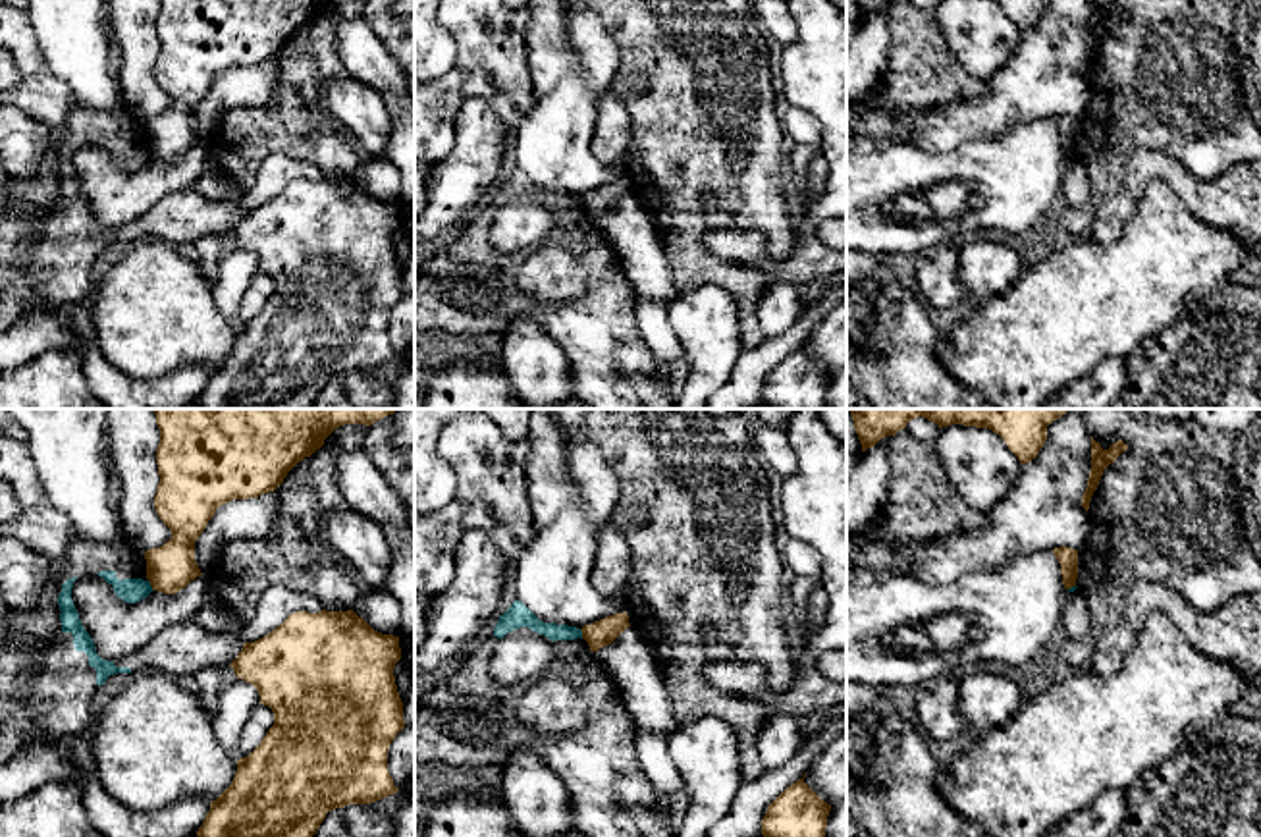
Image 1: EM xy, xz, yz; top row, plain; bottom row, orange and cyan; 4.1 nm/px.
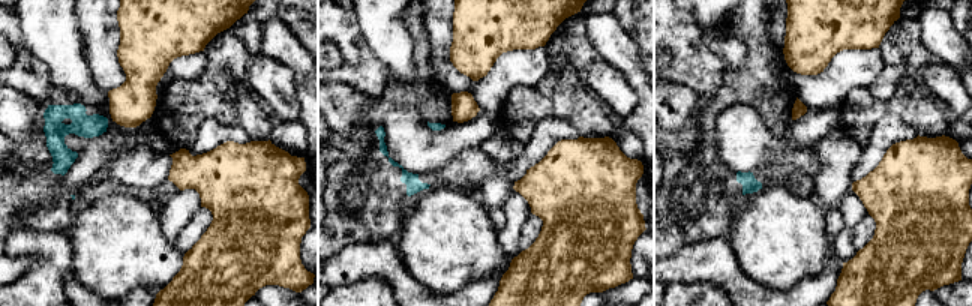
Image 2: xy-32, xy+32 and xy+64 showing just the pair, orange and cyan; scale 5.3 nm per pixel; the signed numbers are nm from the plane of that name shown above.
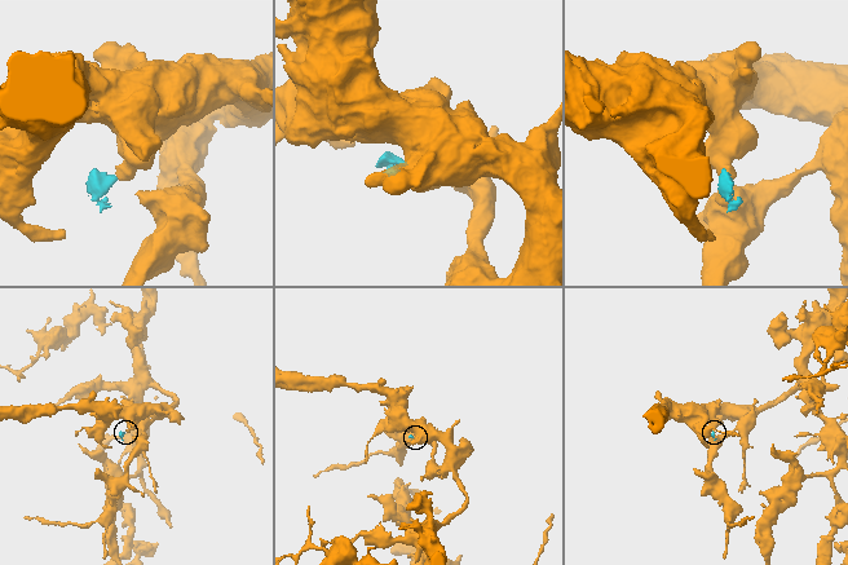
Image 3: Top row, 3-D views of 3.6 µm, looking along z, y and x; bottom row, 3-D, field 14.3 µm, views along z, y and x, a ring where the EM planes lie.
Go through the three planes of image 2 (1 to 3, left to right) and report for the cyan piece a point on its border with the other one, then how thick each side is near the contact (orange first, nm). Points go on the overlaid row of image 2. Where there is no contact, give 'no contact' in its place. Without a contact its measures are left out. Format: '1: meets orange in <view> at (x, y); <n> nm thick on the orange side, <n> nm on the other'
1: no contact
2: no contact
3: no contact

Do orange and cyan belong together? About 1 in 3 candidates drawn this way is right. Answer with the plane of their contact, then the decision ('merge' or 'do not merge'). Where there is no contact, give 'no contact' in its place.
meets orange in xy; do not merge

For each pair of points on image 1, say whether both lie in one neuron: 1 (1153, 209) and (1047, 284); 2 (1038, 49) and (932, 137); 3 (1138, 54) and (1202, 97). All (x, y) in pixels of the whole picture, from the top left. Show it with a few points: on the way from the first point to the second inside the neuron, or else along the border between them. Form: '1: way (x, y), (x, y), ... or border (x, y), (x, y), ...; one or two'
1: way (1138, 238), (1092, 284), (1076, 284); one
2: way (1020, 78), (980, 118), (961, 122); one
3: way (1153, 70), (1186, 97); one

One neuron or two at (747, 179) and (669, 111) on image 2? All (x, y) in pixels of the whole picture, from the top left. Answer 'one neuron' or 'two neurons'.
two neurons

